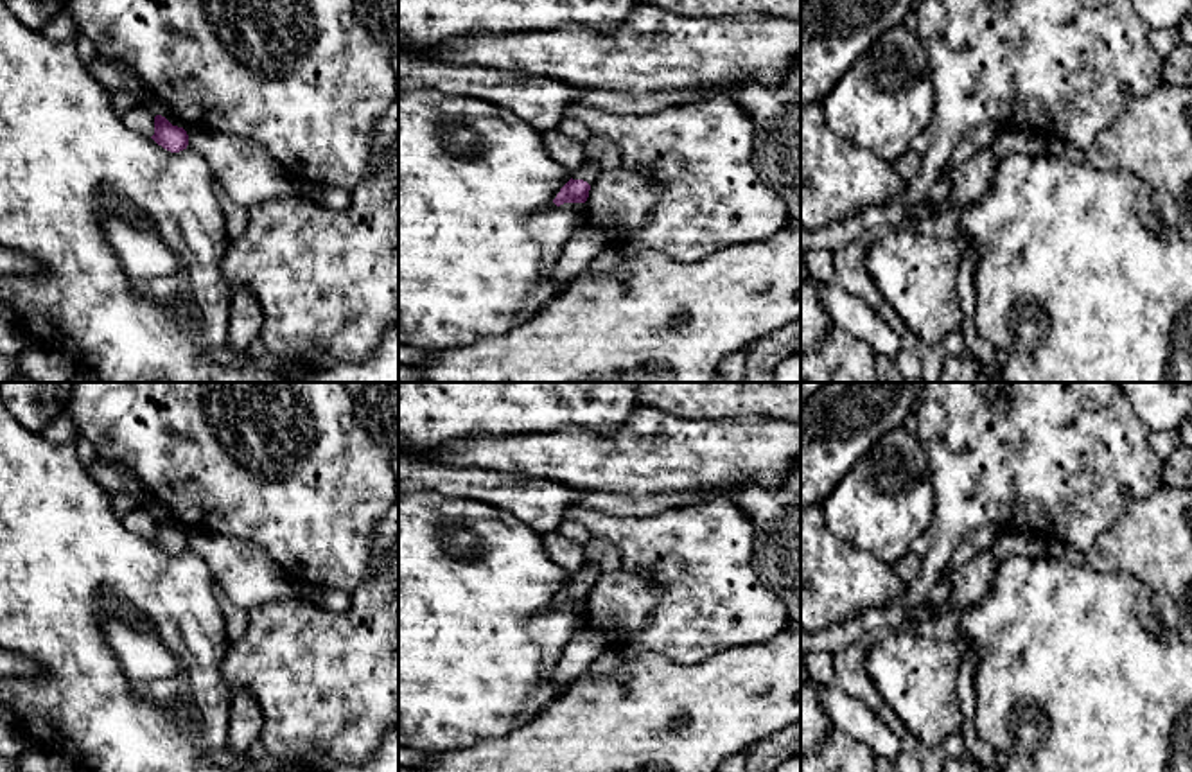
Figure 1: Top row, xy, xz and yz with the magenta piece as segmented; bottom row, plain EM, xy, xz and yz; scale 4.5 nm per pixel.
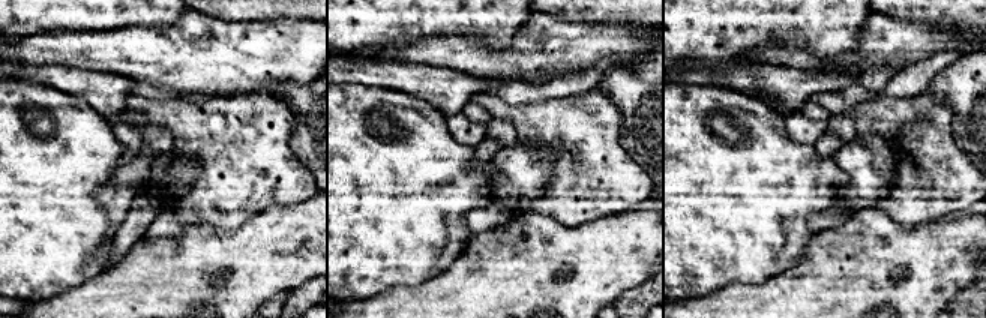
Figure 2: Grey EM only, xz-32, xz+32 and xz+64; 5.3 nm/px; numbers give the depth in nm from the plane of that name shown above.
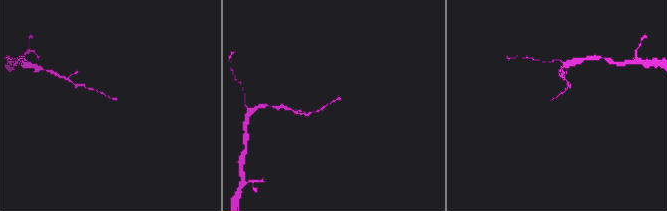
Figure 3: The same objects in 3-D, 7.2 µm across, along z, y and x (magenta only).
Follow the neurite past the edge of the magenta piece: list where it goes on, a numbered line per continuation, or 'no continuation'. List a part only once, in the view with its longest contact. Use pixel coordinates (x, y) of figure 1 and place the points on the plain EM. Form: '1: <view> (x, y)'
1: xz (587, 573)

